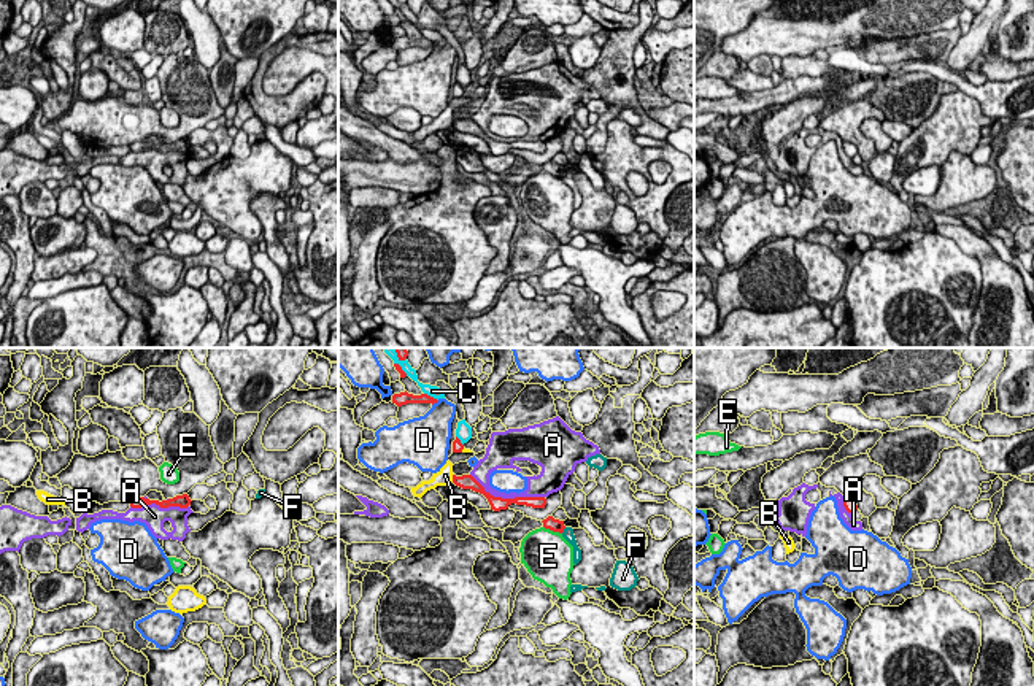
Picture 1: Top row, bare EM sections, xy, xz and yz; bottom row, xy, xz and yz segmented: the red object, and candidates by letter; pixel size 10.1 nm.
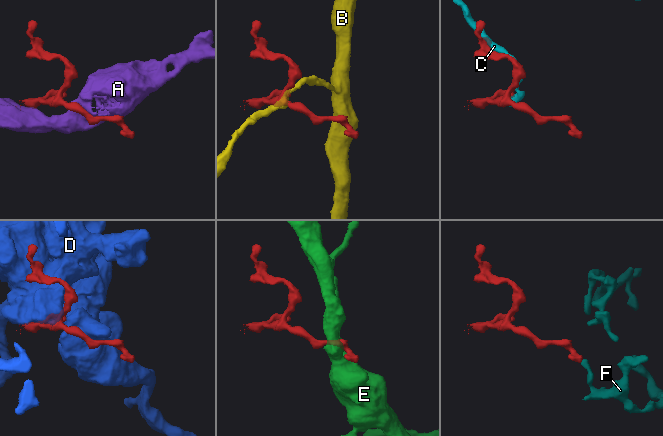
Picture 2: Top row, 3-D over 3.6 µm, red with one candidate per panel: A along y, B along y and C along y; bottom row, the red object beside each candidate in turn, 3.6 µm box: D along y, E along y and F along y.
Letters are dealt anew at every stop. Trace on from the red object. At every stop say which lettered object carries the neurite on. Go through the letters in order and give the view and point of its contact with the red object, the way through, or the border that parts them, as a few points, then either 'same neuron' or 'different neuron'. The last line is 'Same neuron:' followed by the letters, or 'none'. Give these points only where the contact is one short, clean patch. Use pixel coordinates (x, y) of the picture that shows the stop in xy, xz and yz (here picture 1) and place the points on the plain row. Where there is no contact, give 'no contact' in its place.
A: xz (507, 143) | different neuron
B: xz (453, 123) | along xz (453, 118), (451, 126) | different neuron
C: xz (429, 40) | different neuron
D: xz (435, 46) | different neuron
E: xz (553, 175) | along xz (544, 170), (561, 178) | different neuron
F: xz (563, 175) | along xz (566, 172), (561, 177) | different neuron
Same neuron: none

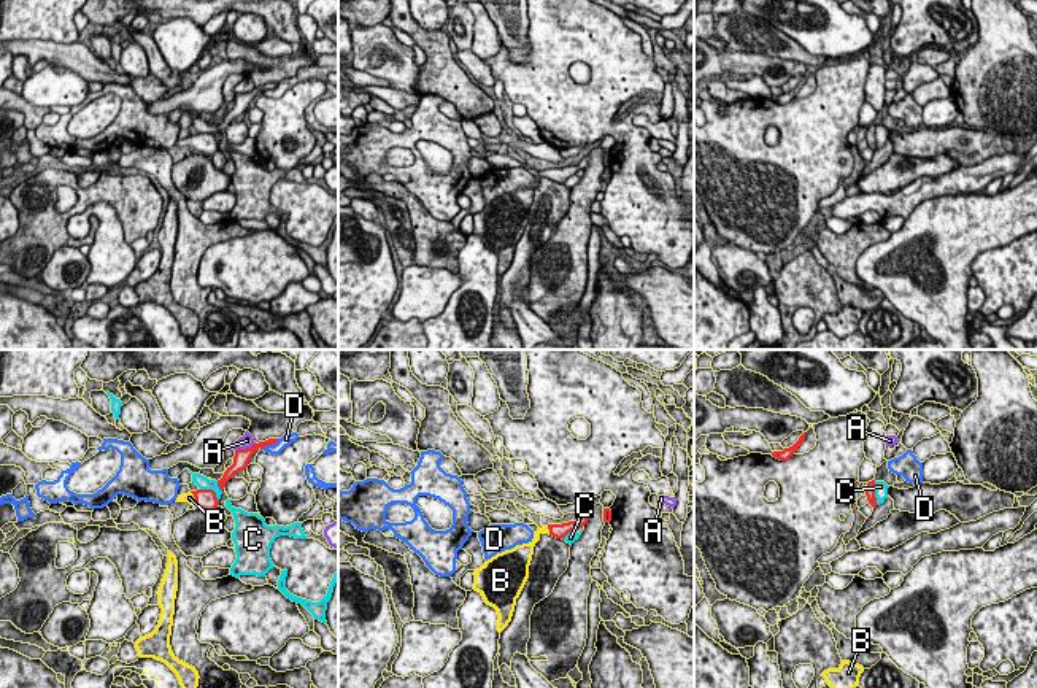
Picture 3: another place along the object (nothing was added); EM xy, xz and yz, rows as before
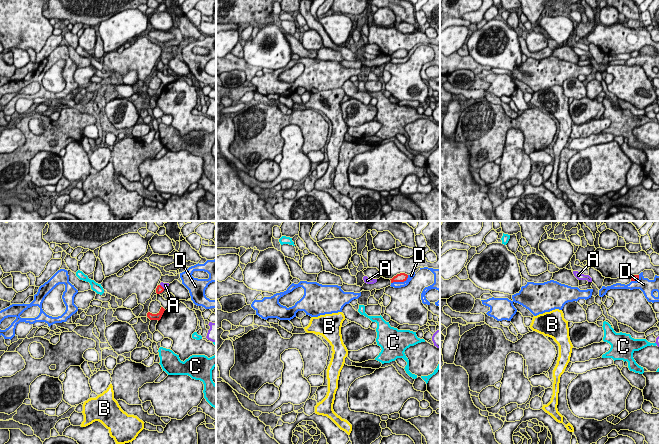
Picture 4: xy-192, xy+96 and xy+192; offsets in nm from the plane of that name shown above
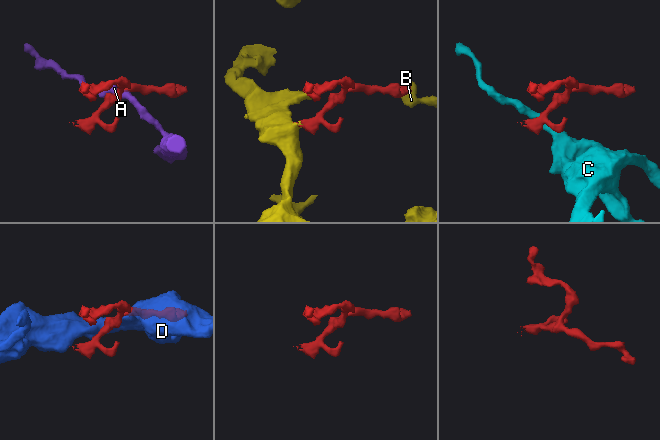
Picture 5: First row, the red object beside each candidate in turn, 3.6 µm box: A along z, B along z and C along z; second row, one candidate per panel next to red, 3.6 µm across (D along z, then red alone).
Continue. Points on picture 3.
A: xy (246, 92) | along xy (254, 86), (235, 96) | different neuron
B: xz (548, 172) | across xz (559, 175), (548, 172), (543, 173) | same neuron
C: xy (212, 134) | along xy (200, 132), (210, 132), (218, 145) | different neuron
D: xy (269, 88) | different neuron
Same neuron: B

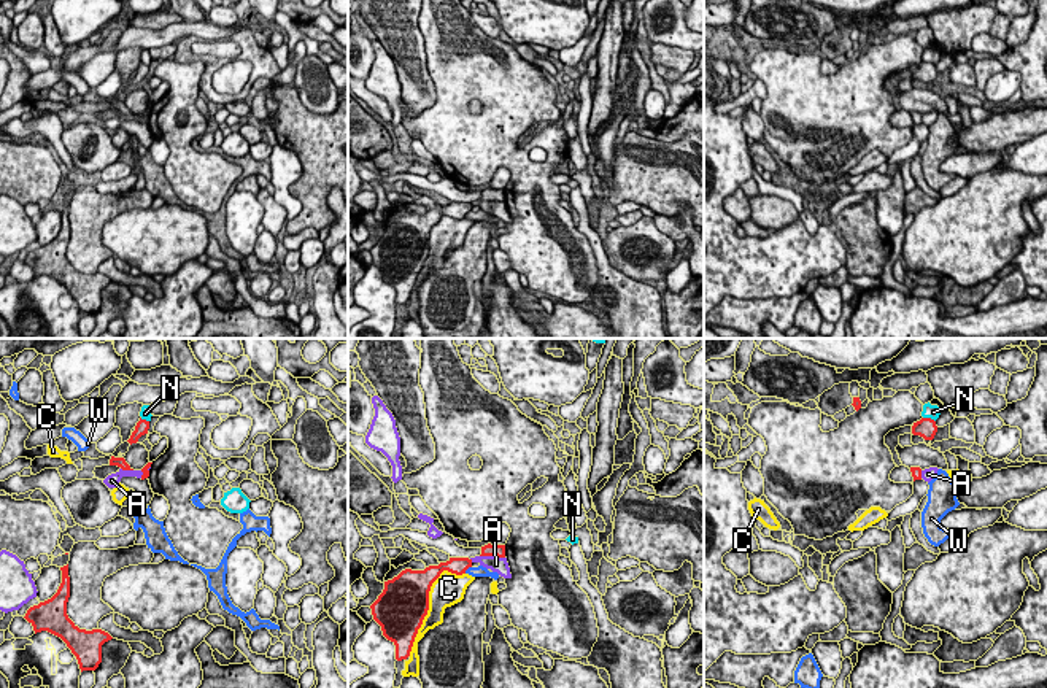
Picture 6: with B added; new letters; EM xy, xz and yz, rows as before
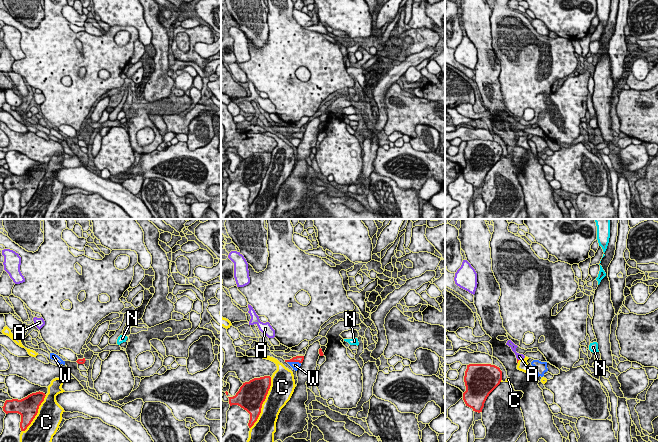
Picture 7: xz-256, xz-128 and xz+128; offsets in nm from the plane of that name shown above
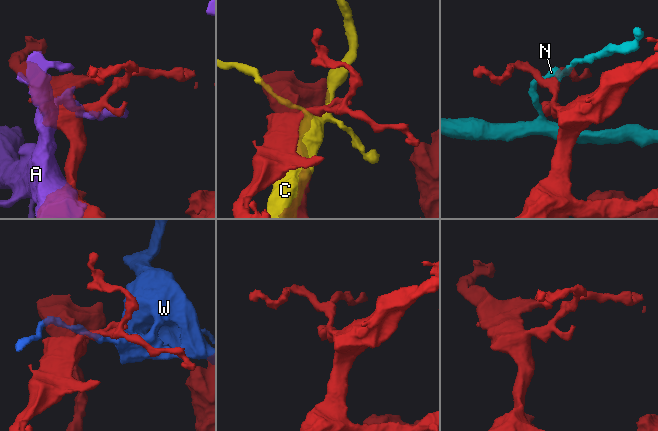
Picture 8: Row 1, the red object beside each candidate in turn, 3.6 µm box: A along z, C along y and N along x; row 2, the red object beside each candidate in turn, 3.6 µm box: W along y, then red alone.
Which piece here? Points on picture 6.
A: xz (493, 199) | different neuron
C: xz (428, 247) | different neuron
N: yz (930, 62) | along yz (923, 61), (930, 61), (934, 65) | different neuron
W: xz (467, 212) | different neuron
Same neuron: none

